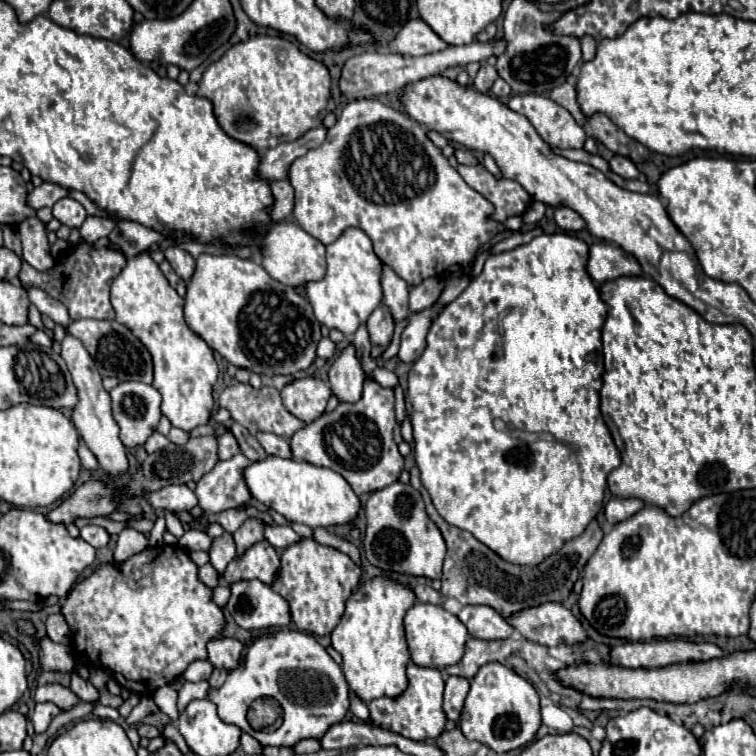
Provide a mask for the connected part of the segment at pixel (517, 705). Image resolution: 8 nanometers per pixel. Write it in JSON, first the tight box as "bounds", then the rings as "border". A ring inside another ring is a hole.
{"bounds":[459,661,539,753],"border":[[[497,661],[485,663],[471,679],[471,689],[459,717],[459,729],[463,735],[491,747],[497,753],[505,753],[533,741],[539,725],[539,697],[533,685]]]}

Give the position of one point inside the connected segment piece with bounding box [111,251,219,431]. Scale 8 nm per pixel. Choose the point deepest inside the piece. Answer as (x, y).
(185, 370)

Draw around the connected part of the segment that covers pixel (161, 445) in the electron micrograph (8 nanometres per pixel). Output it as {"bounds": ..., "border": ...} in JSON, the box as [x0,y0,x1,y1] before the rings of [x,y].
{"bounds":[145,431,171,453],"border":[[[155,431],[155,433],[147,439],[147,443],[145,443],[145,451],[147,451],[147,453],[155,453],[155,451],[165,449],[169,443],[171,443],[171,441],[169,441],[165,435],[161,435],[161,433]]]}

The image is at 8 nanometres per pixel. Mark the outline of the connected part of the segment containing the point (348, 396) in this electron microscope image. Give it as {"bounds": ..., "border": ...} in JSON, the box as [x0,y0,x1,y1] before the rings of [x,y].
{"bounds":[329,343,365,401],"border":[[[349,343],[329,369],[329,383],[339,401],[359,401],[361,387],[365,383],[365,371],[357,357],[355,345]]]}

